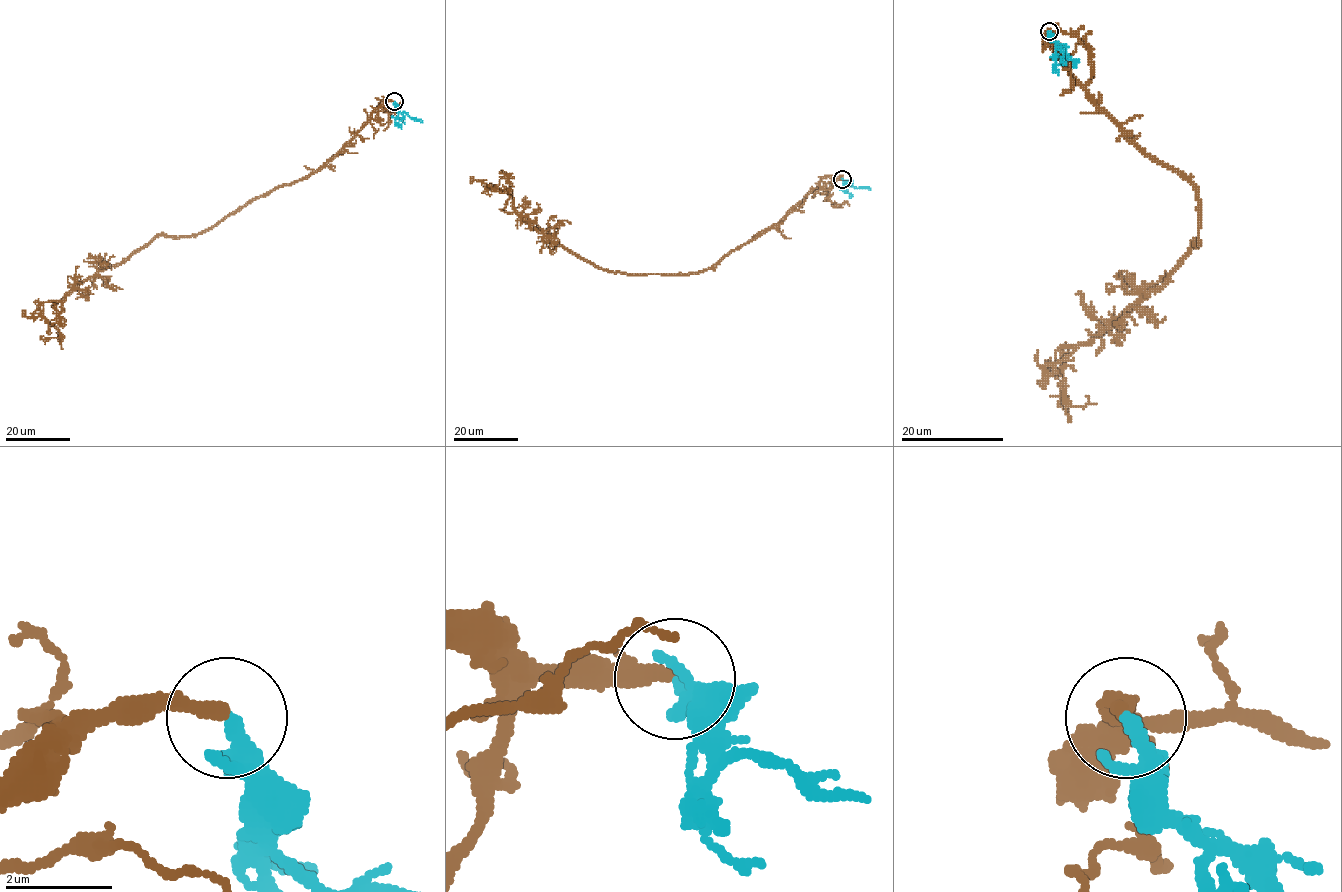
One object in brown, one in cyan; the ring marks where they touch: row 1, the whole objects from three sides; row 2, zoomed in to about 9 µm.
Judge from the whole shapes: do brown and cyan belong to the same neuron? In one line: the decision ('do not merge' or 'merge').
merge

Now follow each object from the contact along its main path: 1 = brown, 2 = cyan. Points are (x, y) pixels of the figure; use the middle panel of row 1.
1: (842, 179), (824, 177), (779, 221), (686, 274), (598, 268), (488, 187)
2: (842, 179), (857, 188), (868, 187), (868, 190)

